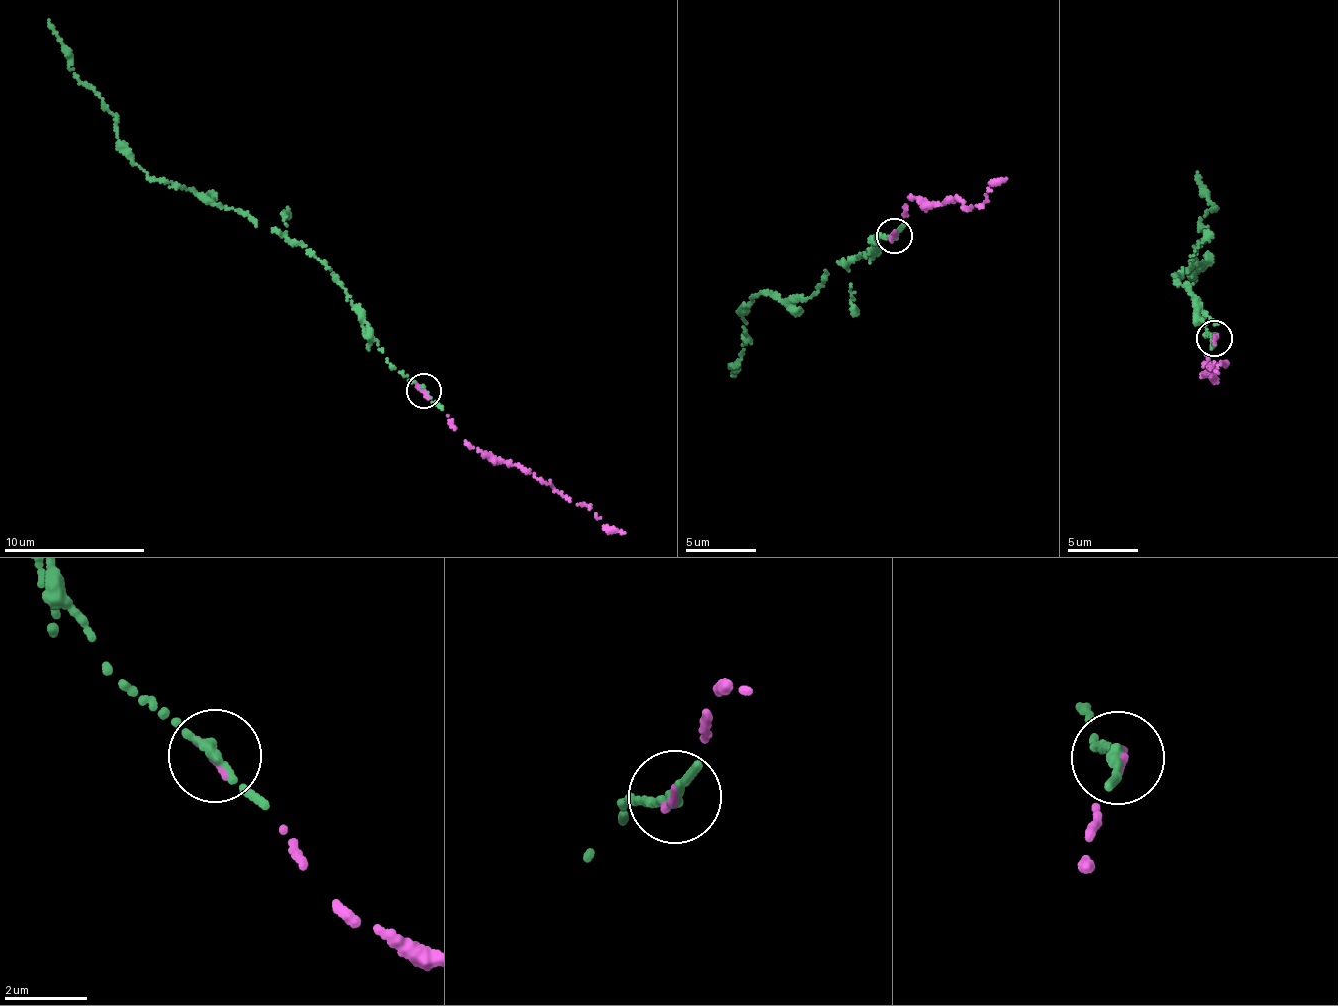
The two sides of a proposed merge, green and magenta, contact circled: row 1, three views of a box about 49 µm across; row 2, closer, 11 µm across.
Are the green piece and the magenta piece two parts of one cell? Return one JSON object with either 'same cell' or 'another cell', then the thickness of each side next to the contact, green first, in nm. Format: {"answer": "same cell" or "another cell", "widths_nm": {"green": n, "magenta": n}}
{"answer": "same cell", "widths_nm": {"green": 240, "magenta": 190}}

